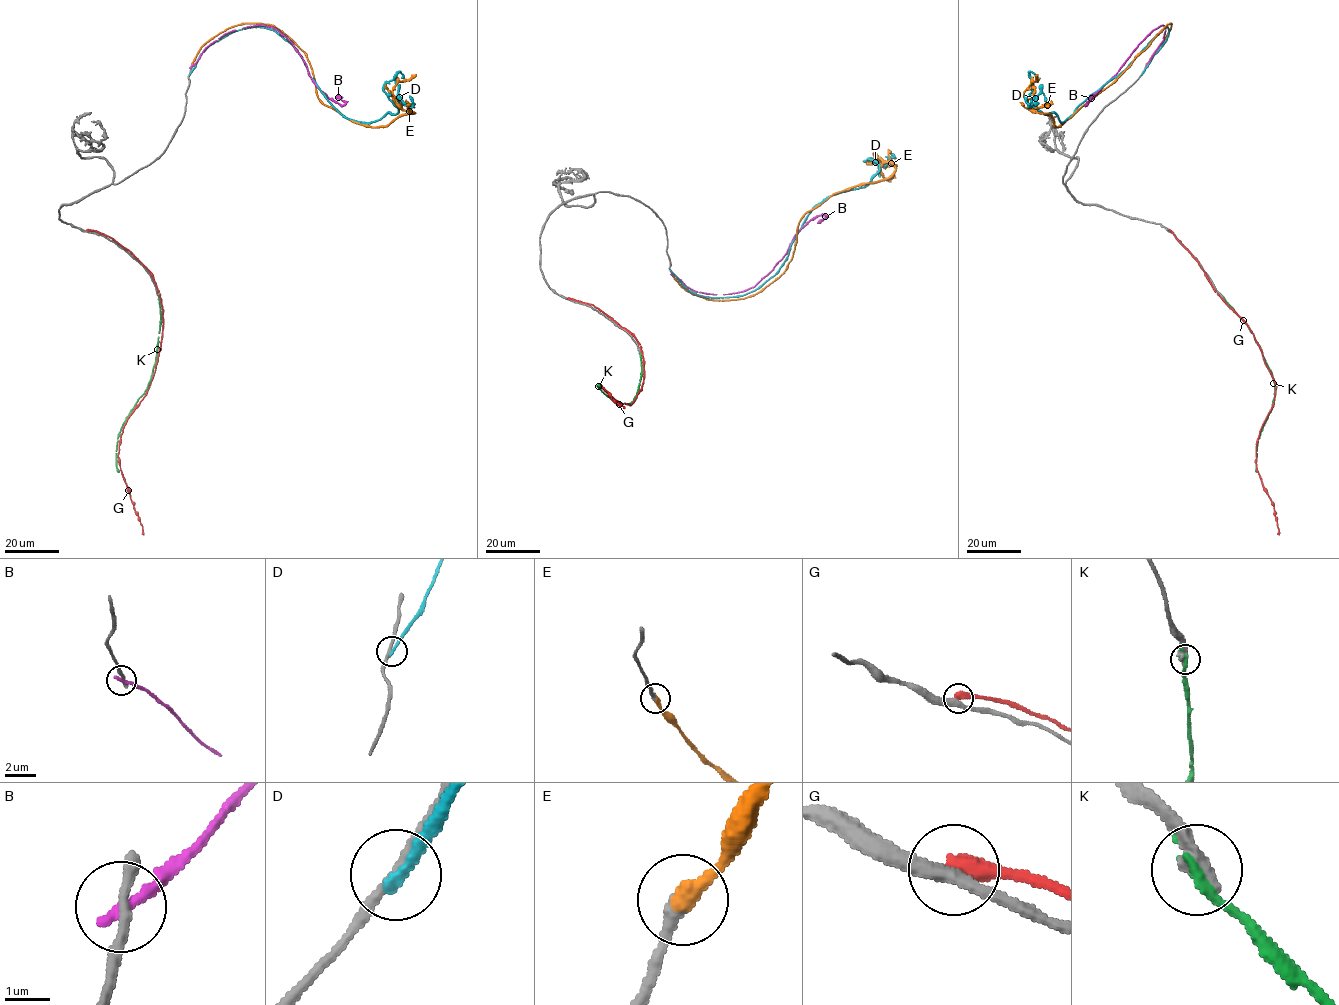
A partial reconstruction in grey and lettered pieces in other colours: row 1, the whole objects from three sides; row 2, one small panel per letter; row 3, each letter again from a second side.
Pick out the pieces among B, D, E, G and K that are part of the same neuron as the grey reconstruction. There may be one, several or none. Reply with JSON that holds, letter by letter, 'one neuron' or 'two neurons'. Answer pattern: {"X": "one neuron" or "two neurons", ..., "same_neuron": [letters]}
{"B": "two neurons", "D": "two neurons", "E": "one neuron", "G": "two neurons", "K": "two neurons", "same_neuron": ["E"]}

